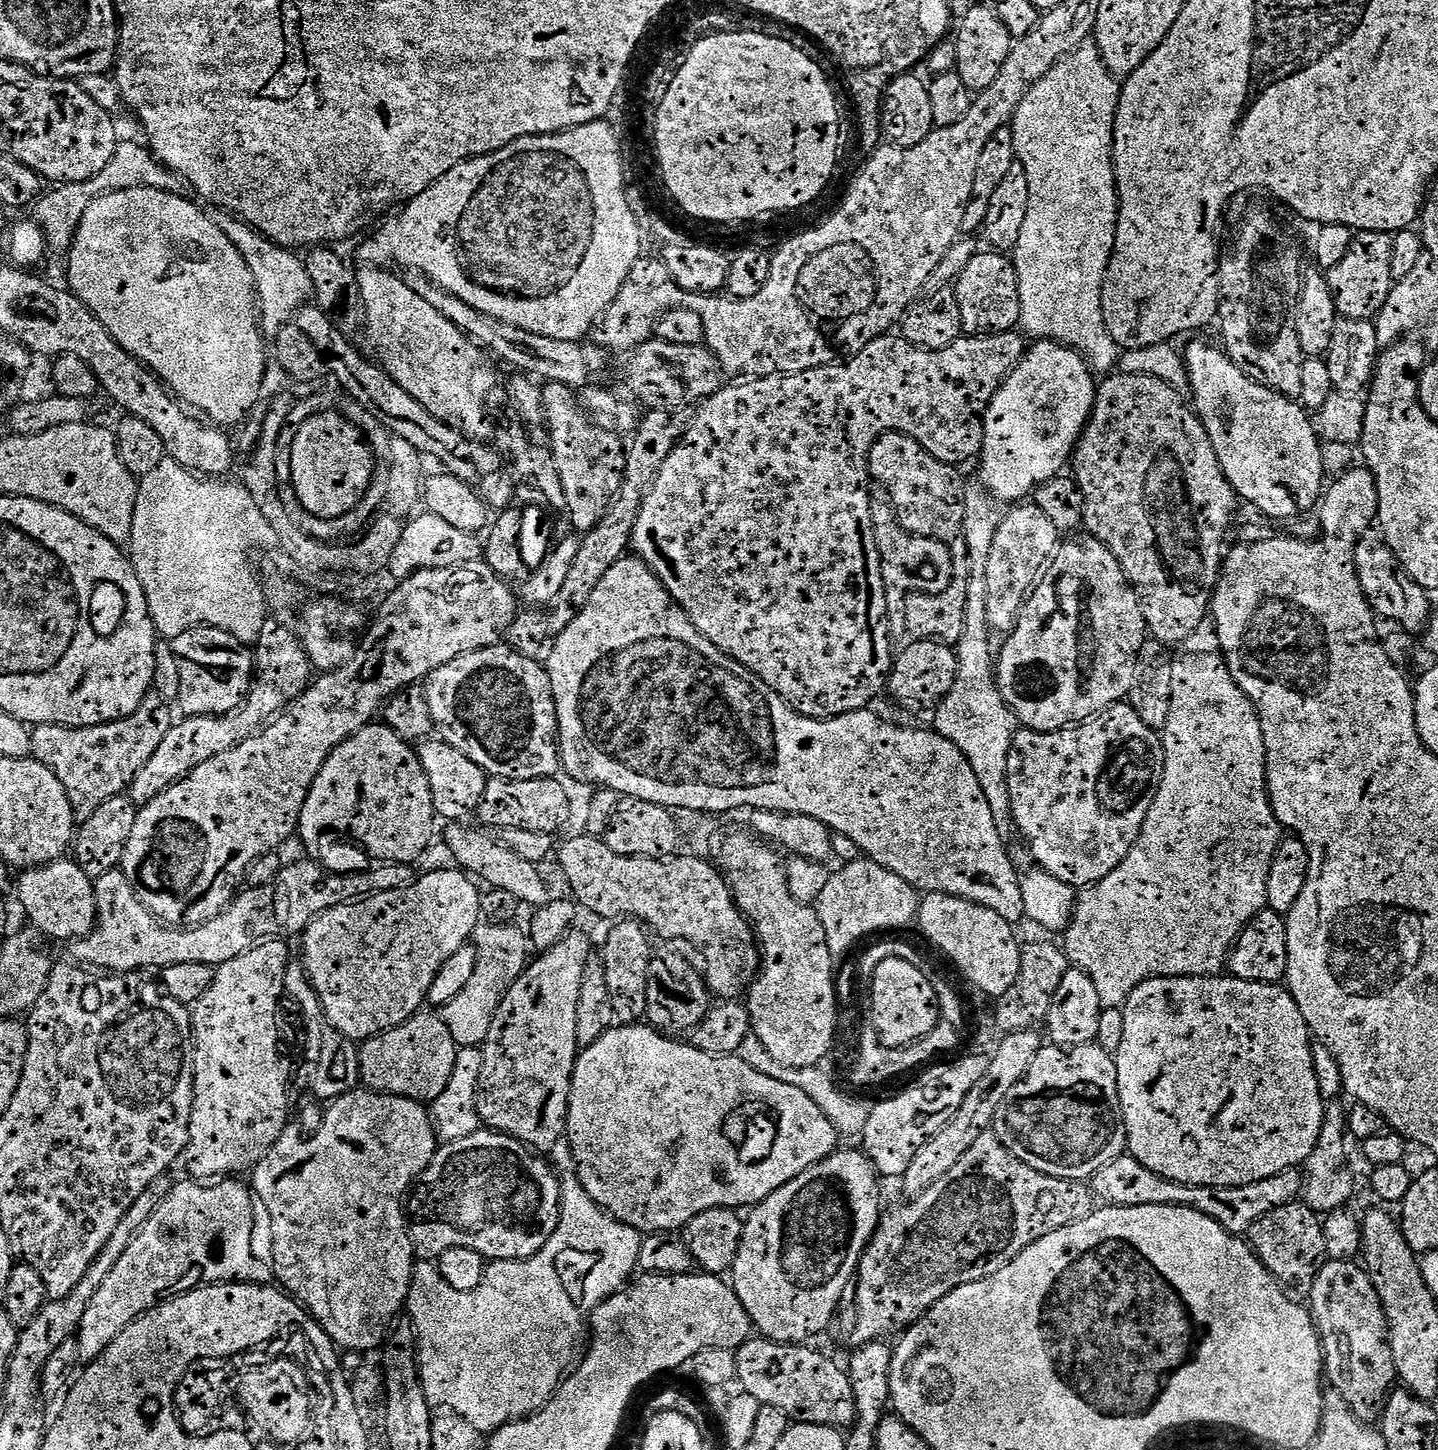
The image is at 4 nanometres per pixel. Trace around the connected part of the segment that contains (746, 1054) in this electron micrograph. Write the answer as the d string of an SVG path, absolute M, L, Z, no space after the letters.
M755 1033L748 1035L746 1041L742 1042L737 1056L742 1062L746 1062L748 1066L758 1070L760 1074L766 1074L767 1077L775 1078L778 1082L785 1082L786 1085L796 1086L803 1093L809 1095L822 1112L831 1118L831 1122L839 1135L843 1137L844 1135L856 1137L863 1135L867 1119L870 1118L873 1101L854 1096L849 1097L846 1093L840 1092L833 1078L824 1071L826 1069L823 1067L819 1065L802 1068L784 1066L782 1062L778 1062L776 1058L771 1057L770 1052L766 1050L766 1046L762 1044L762 1040Z

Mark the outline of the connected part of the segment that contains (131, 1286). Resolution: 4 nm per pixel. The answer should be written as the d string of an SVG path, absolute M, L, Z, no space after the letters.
M220 1178L215 1182L188 1182L192 1184L173 1183L171 1190L166 1194L166 1198L162 1198L162 1202L154 1210L154 1214L150 1214L150 1218L142 1226L142 1230L138 1230L138 1234L134 1238L134 1242L130 1242L130 1246L126 1246L126 1250L122 1254L122 1258L118 1258L118 1262L114 1266L114 1270L110 1270L110 1274L106 1274L106 1280L98 1286L98 1290L94 1294L94 1298L90 1298L90 1304L86 1306L86 1312L82 1314L79 1329L74 1337L77 1344L77 1354L81 1361L91 1362L97 1360L110 1346L110 1342L114 1342L114 1338L118 1338L118 1334L122 1334L122 1330L126 1330L132 1323L149 1312L151 1308L157 1304L173 1297L179 1296L182 1292L190 1292L194 1288L207 1286L209 1284L227 1284L235 1282L238 1284L259 1284L267 1285L273 1279L274 1272L267 1263L264 1264L256 1257L256 1252L252 1249L252 1204L254 1208L254 1196L250 1191L247 1183L239 1184L236 1178Z

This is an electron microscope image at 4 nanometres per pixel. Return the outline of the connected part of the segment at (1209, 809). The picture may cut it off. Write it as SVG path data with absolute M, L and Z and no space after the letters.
M1204 623L1190 634L1190 638L1179 645L1172 661L1174 670L1174 698L1170 702L1170 718L1162 729L1164 741L1164 777L1160 783L1158 794L1154 798L1154 806L1150 806L1150 814L1146 814L1146 822L1138 834L1138 842L1122 858L1122 862L1102 882L1092 884L1077 895L1075 912L1072 923L1062 936L1062 947L1069 961L1080 968L1093 979L1101 1006L1106 1008L1121 1008L1134 994L1142 982L1155 976L1219 976L1225 971L1232 955L1232 949L1244 927L1252 919L1265 911L1268 899L1266 898L1266 882L1270 878L1270 866L1274 862L1274 854L1278 850L1282 839L1282 825L1280 819L1274 814L1272 803L1268 797L1268 771L1266 770L1266 742L1262 734L1262 722L1256 712L1256 705L1241 690L1238 682L1234 680L1224 654L1220 649L1220 642L1215 627L1211 623Z

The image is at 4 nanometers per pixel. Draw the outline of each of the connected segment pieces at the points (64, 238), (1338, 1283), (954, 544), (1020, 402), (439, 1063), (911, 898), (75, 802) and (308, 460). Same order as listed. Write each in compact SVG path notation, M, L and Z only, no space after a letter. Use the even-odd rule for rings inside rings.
M121 139L117 141L114 154L110 160L99 167L99 172L90 180L73 180L69 184L53 187L43 193L33 207L33 217L39 227L43 230L45 245L52 253L65 255L71 251L76 228L84 216L85 210L93 203L97 196L107 191L118 189L152 188L166 190L167 184L172 179L171 173L152 155L151 149L143 143L132 140ZM141 144L141 145L140 145Z
M1329 1259L1321 1269L1314 1292L1309 1292L1308 1301L1316 1328L1320 1332L1321 1348L1324 1351L1325 1373L1329 1385L1339 1392L1352 1412L1366 1423L1373 1423L1383 1415L1388 1397L1397 1383L1398 1377L1390 1342L1390 1326L1383 1302L1367 1269L1353 1259Z
M887 432L882 434L874 442L874 446L868 455L868 471L871 479L876 480L881 489L886 490L886 495L896 507L898 518L906 530L910 530L919 536L934 538L947 544L949 548L956 550L963 545L964 541L964 519L968 513L969 489L964 488L964 476L959 467L954 464L947 464L934 454L930 454L914 438L910 438L901 432Z
M1037 339L1033 344L1036 345L1033 348L1031 345L1025 351L1018 367L1004 379L1004 385L996 391L984 415L984 445L978 457L978 465L980 476L989 488L987 491L997 501L1027 501L1036 489L1069 467L1076 443L1080 441L1080 435L1092 417L1092 407L1096 401L1098 380L1088 360L1067 344L1057 344L1054 340Z
M424 1010L389 1032L369 1036L359 1045L359 1050L360 1078L365 1089L431 1102L445 1089L453 1073L457 1047L439 1014Z
M859 859L845 868L836 868L814 903L833 958L846 955L863 936L884 932L887 928L906 927L917 919L920 911L921 897L917 889L872 860Z
M150 694L134 714L109 724L85 728L66 728L63 724L35 725L29 731L32 756L62 782L70 798L72 813L84 821L107 799L121 795L131 784L134 774L150 762L154 750L158 750L162 738L166 738L174 723L168 708L159 696Z
M320 410L309 420L299 422L289 452L292 471L290 486L297 494L301 508L323 520L345 516L364 499L373 487L372 452L360 436L336 436L344 424L331 410Z

